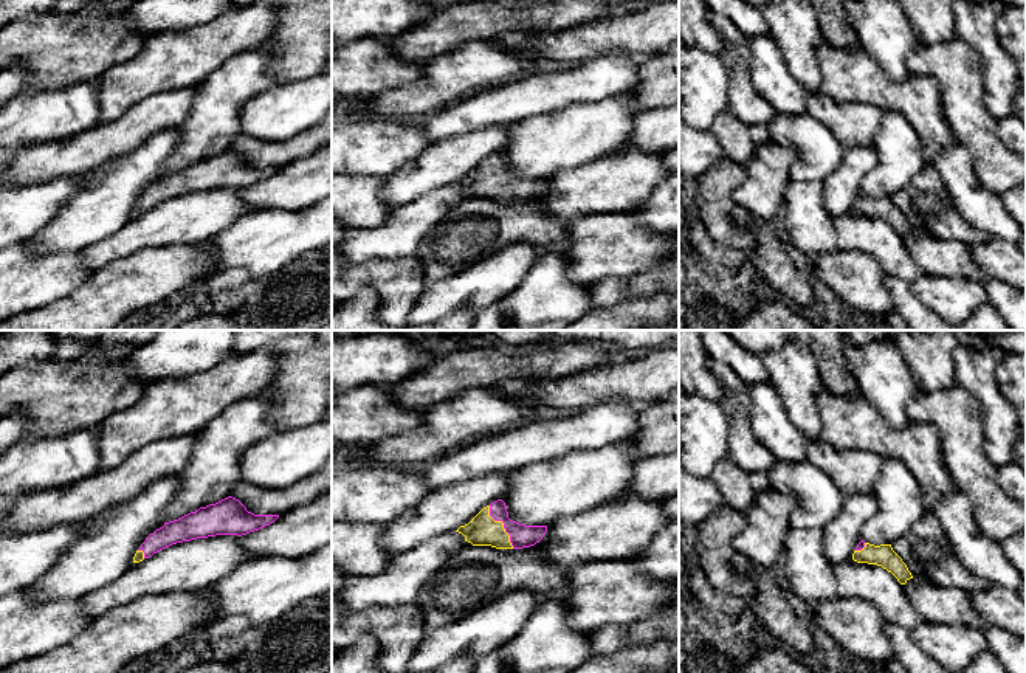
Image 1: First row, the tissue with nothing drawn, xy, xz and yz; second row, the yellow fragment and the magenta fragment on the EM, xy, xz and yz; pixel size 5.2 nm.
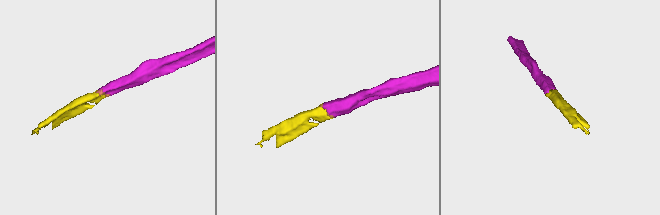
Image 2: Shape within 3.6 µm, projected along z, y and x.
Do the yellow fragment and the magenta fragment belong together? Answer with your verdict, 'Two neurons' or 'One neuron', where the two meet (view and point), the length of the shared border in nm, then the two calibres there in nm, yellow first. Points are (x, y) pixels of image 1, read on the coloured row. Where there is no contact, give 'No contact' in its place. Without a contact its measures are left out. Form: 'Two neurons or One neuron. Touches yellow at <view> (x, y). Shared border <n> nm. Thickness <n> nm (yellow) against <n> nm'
One neuron. Touches yellow at xz (502, 524). Shared border 260 nm. Thickness 160 nm (yellow) against 120 nm

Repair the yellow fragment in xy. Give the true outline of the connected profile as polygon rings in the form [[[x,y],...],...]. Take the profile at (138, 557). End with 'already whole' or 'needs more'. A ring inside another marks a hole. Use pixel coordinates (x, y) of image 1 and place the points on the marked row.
[[[228,496],[215,504],[200,507],[178,519],[164,523],[150,533],[133,557],[139,563],[153,554],[183,541],[215,535],[246,535],[270,526],[279,515],[254,515],[236,498]]]; needs more

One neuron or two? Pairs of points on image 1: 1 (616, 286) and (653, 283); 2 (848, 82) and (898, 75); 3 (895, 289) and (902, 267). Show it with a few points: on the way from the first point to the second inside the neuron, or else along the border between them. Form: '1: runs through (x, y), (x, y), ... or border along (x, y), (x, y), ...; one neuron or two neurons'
1: runs through (625, 286), (643, 284); one neuron
2: border along (865, 50), (893, 79), (905, 81), (908, 78); two neurons
3: border along (887, 273), (908, 284); two neurons

